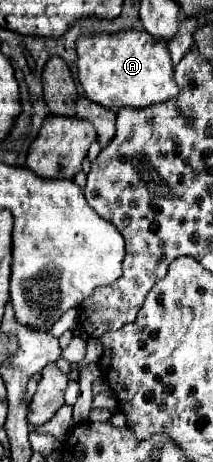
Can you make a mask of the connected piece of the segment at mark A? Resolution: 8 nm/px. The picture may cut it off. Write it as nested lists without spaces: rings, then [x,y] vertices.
[[[123,31],[117,35],[87,35],[77,39],[79,83],[85,95],[105,109],[119,111],[123,107],[143,109],[155,103],[175,99],[179,87],[173,79],[173,65],[165,41],[153,41],[145,31]]]

